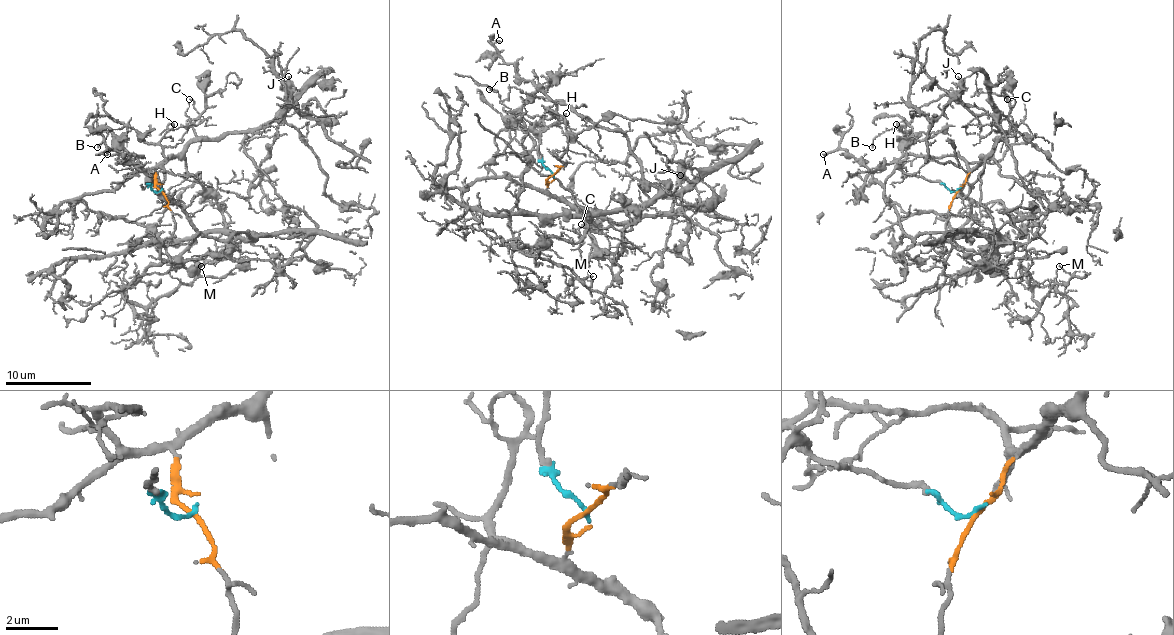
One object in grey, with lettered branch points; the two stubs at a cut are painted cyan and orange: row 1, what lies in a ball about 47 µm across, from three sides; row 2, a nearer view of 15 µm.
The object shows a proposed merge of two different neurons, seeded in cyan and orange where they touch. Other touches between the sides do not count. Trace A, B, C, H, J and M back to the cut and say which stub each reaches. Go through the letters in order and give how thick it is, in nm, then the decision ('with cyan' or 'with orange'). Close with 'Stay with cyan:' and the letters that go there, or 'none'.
A: 100 nm thick; with cyan
B: 130 nm thick; with cyan
C: 130 nm thick; with orange
H: 160 nm thick; with cyan
J: 320 nm thick; with orange
M: 120 nm thick; with cyan
Stay with cyan: A, B, H, M

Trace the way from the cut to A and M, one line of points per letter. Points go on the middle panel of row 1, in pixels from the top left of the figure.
A: (554, 175), (541, 160), (538, 143), (545, 119), (554, 113), (556, 104), (504, 61), (493, 44), (500, 40)
M: (554, 175), (541, 132), (564, 102), (618, 130), (659, 190), (599, 210), (573, 242), (515, 249), (592, 277)

